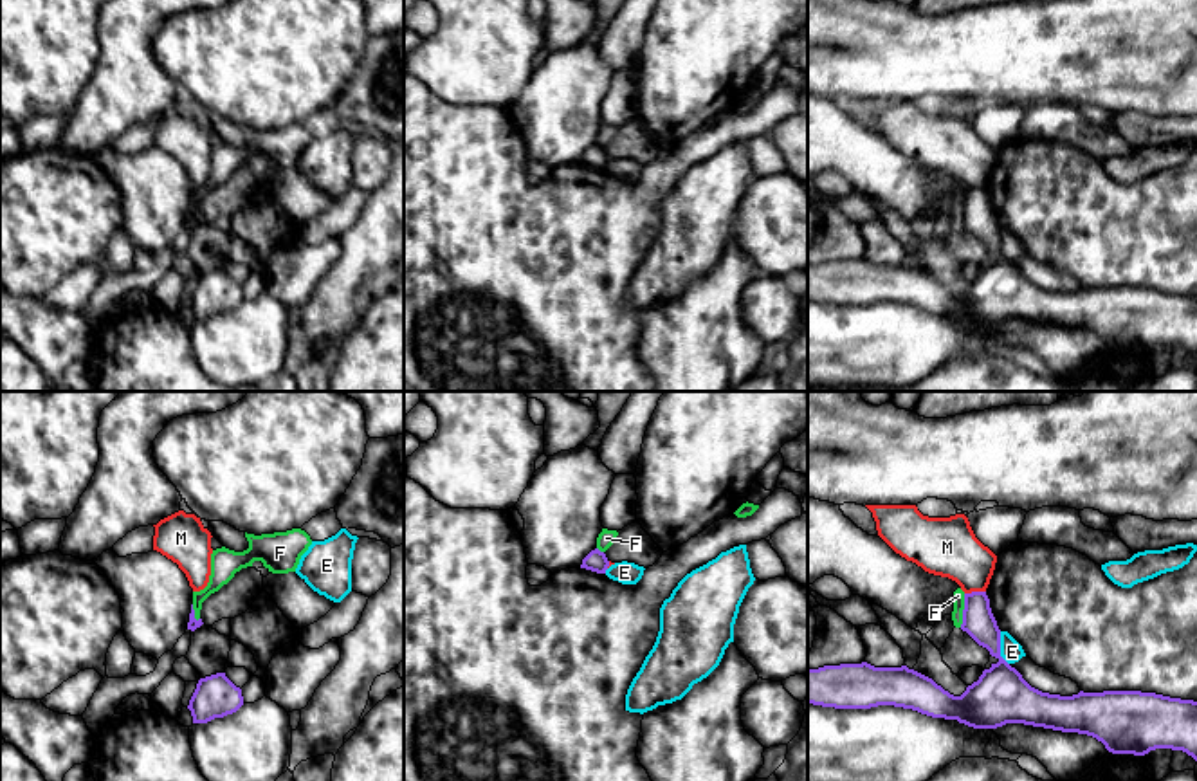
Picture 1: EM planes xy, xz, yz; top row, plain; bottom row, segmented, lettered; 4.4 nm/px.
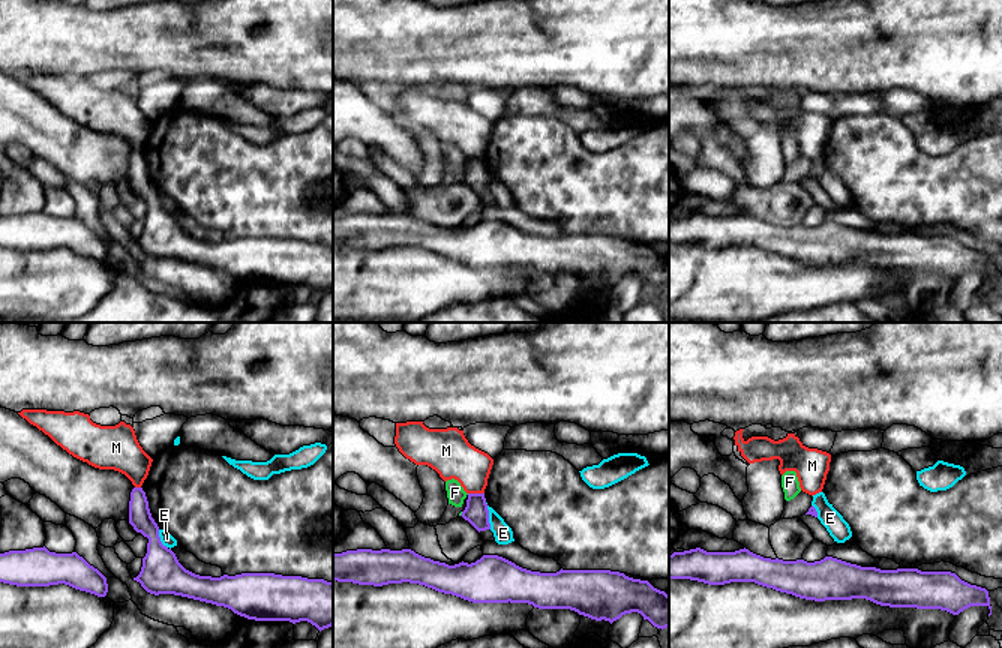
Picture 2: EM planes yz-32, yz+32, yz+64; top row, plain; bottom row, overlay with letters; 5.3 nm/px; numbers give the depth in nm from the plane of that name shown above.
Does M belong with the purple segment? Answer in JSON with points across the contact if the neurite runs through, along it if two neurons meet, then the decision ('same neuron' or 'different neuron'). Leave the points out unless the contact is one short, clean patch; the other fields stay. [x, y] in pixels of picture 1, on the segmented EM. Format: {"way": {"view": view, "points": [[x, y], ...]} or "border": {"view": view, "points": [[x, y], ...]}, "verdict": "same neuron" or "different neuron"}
{"border": {"view": "yz", "points": [[985, 590], [965, 594]]}, "verdict": "different neuron"}

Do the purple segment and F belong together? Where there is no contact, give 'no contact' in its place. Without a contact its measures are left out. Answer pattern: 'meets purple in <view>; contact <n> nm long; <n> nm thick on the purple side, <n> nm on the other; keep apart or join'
meets purple in yz; contact 150 nm long; 140 nm thick on the purple side, 50 nm on the other; keep apart

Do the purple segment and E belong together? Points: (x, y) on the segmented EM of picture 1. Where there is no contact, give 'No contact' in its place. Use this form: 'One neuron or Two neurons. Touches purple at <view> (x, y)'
Two neurons. Touches purple at yz (999, 648)

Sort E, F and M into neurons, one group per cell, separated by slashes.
E / F / M

